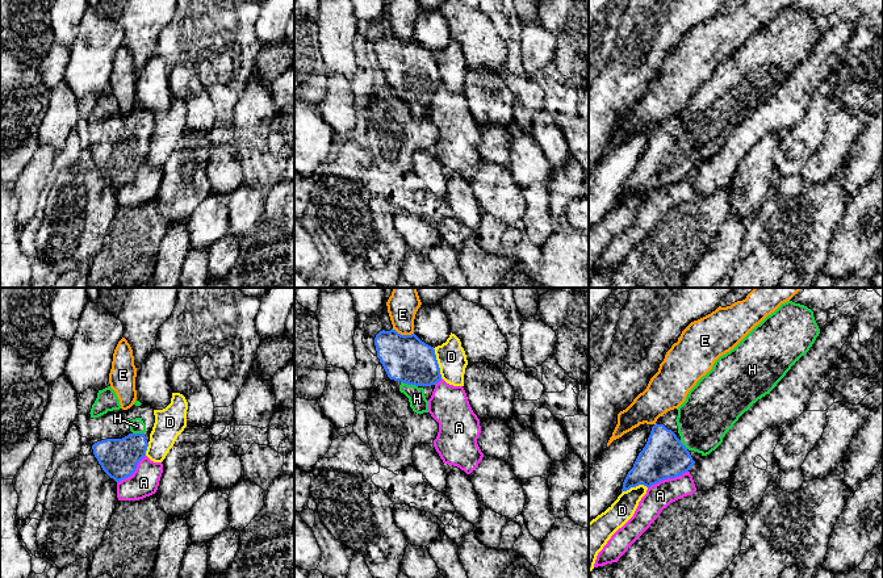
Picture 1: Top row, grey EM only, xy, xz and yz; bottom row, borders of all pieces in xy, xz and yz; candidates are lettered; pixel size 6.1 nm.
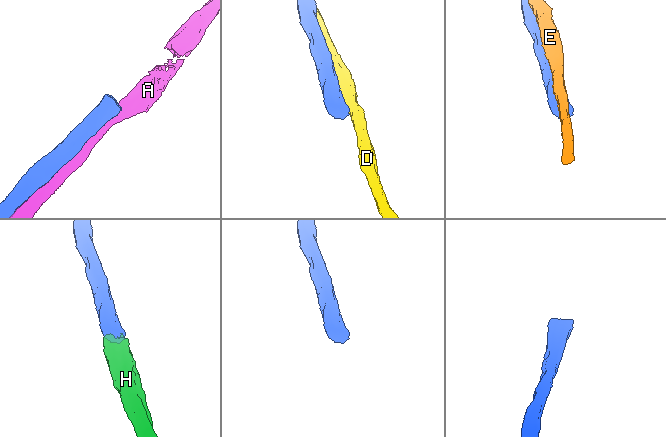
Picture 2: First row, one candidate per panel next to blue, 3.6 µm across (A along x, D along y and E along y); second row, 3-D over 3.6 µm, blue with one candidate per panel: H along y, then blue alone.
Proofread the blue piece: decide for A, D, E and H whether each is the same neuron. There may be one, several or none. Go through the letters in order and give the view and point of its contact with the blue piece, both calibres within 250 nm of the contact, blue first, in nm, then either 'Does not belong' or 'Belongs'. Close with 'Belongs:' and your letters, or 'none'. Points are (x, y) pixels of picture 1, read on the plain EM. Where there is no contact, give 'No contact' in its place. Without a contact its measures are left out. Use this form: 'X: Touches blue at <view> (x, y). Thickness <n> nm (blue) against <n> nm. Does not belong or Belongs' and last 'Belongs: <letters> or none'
A: Touches blue at yz (668, 183). Thickness 280 nm (blue) against 160 nm. Does not belong
D: Touches blue at xz (436, 68). Thickness 280 nm (blue) against 180 nm. Does not belong
E: Touches blue at xz (402, 41). Thickness 280 nm (blue) against 180 nm. Does not belong
H: Touches blue at xz (409, 89). Thickness 280 nm (blue) against 110 nm. Belongs
Belongs: H

